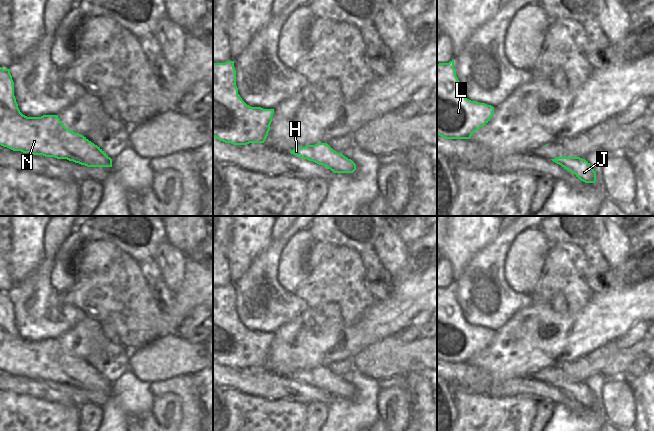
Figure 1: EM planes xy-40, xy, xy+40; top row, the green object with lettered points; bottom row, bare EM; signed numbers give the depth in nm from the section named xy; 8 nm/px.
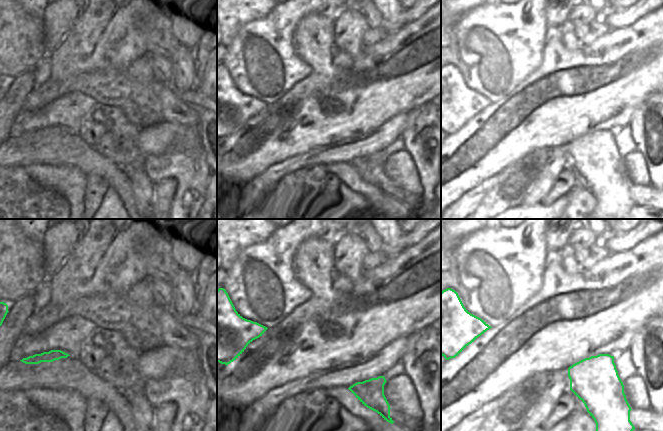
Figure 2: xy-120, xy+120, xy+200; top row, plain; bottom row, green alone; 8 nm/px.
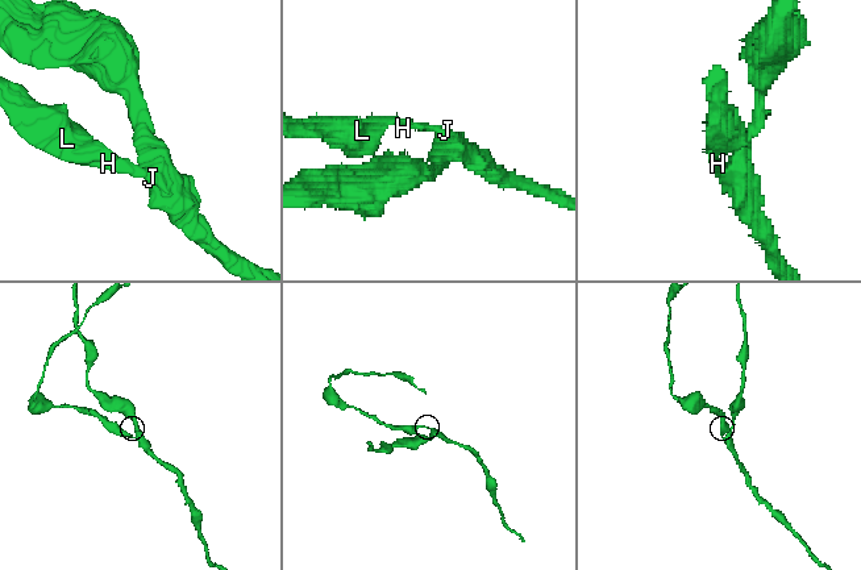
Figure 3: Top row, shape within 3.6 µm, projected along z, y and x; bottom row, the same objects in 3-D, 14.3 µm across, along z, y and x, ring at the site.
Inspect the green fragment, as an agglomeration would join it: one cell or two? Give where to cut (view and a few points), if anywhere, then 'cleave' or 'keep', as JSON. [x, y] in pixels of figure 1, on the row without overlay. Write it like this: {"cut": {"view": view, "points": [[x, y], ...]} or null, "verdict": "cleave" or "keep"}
{"cut": {"view": "xy+40", "points": [[581, 382], [574, 382], [572, 384], [573, 396]]}, "verdict": "cleave"}

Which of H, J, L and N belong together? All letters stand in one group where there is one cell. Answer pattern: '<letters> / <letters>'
H L N / J

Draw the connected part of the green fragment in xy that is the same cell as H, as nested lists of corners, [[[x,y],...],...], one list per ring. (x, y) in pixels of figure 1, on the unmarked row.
[[[327,367],[295,371],[290,377],[323,389],[334,397],[350,397],[348,382],[334,375]]]

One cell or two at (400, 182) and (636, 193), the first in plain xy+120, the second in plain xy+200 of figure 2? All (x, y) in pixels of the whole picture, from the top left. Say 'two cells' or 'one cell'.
two cells

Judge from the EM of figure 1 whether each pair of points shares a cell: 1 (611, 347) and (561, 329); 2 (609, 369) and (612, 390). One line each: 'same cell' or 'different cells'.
1: different cells
2: different cells

